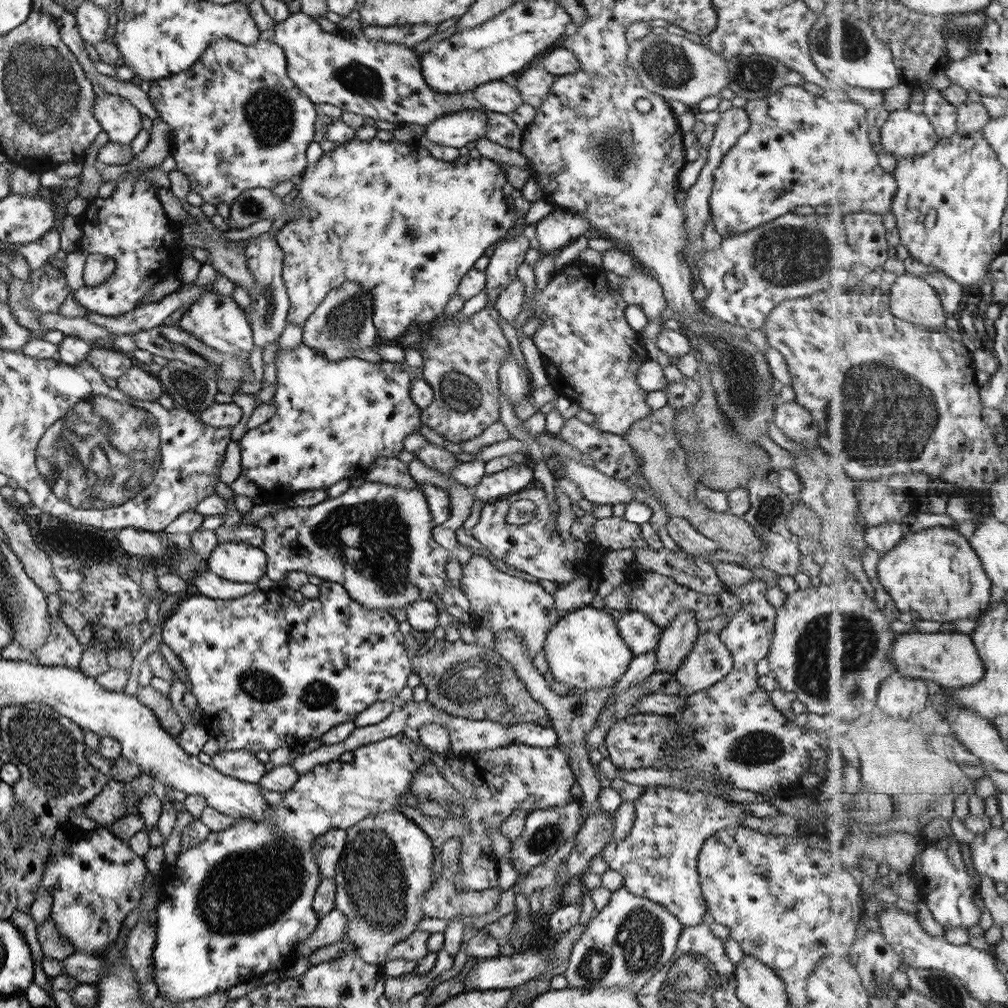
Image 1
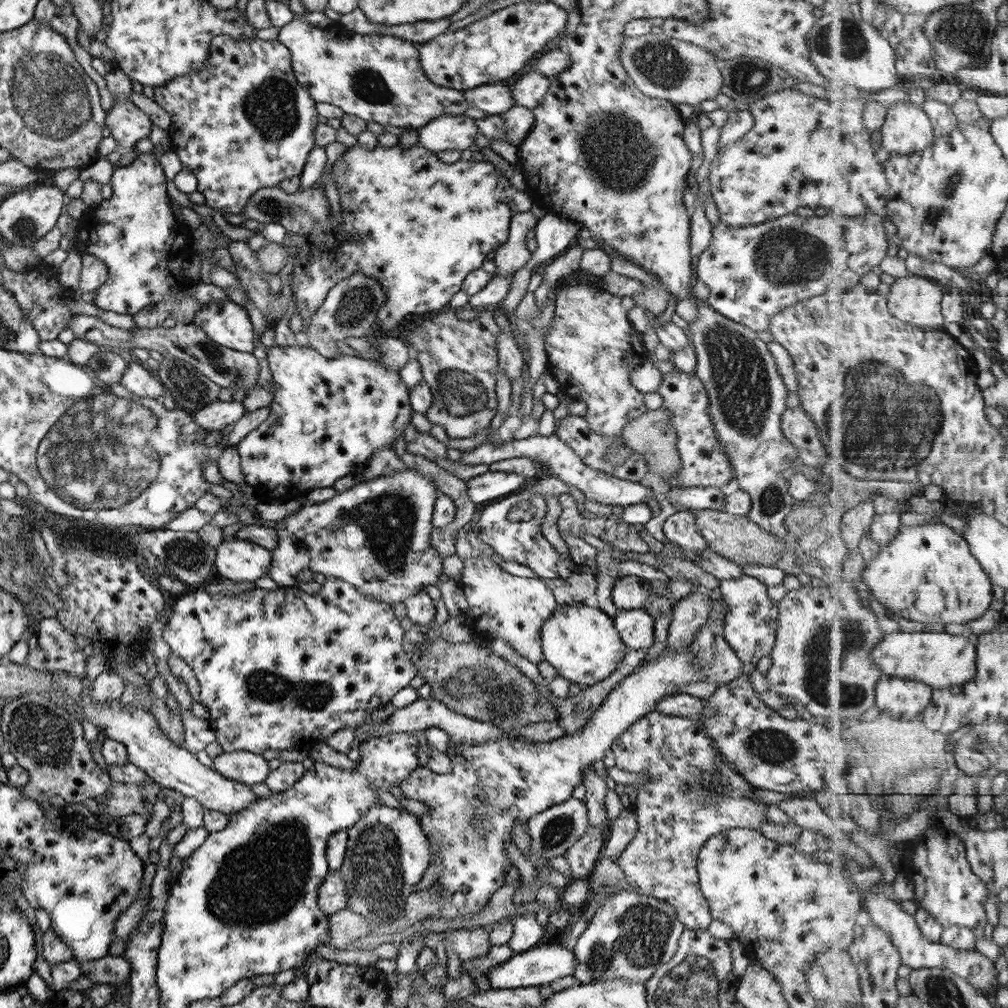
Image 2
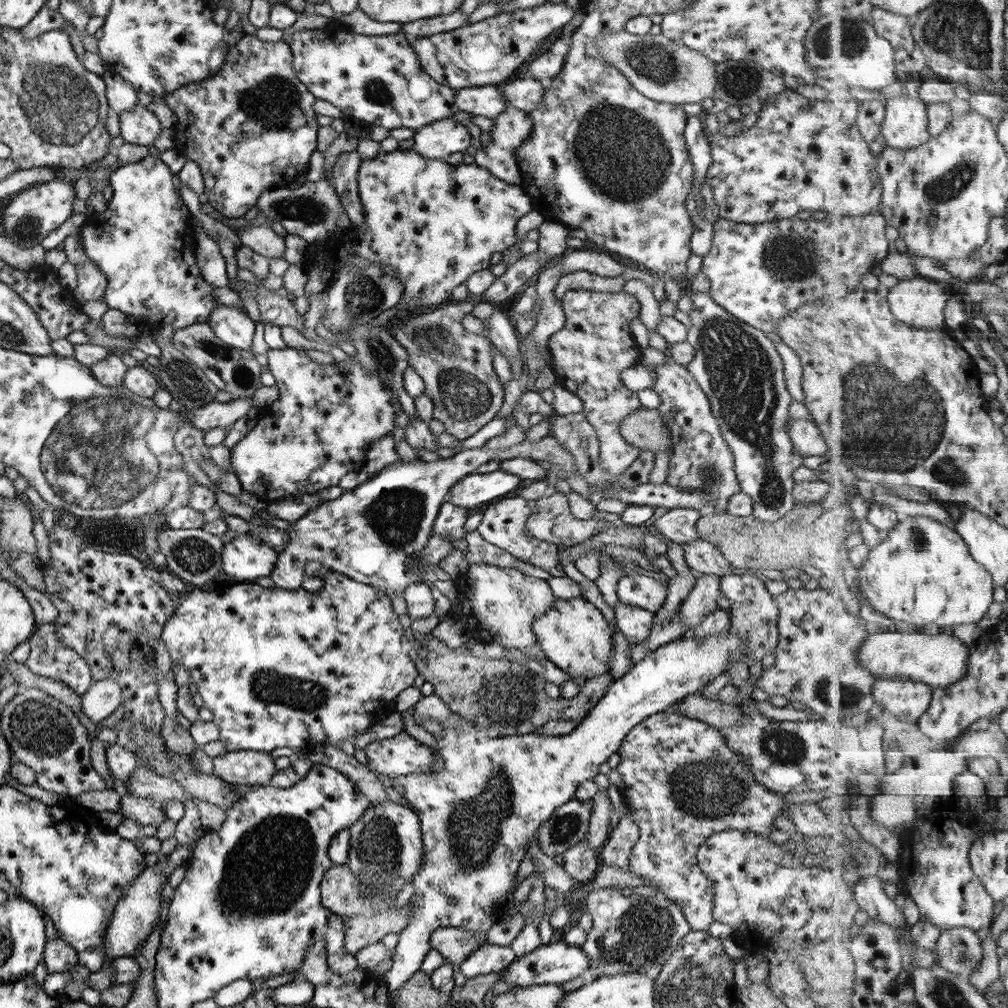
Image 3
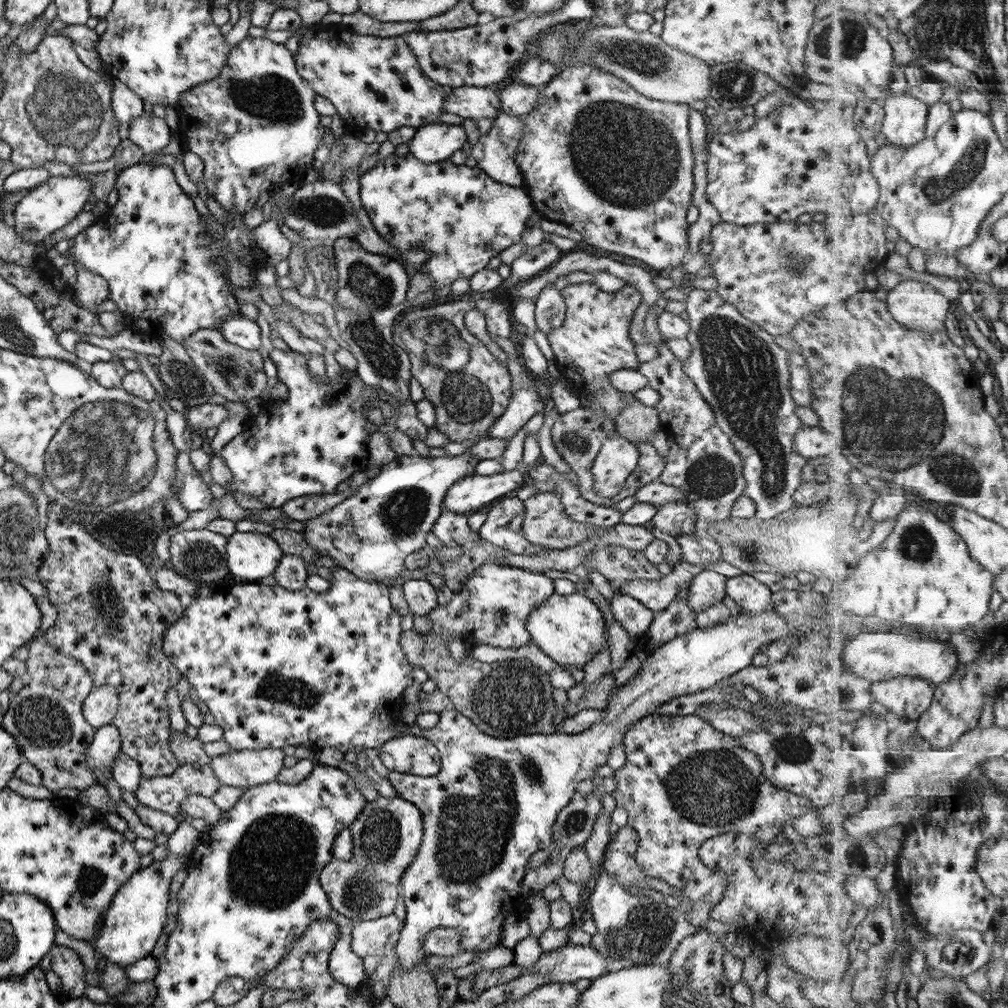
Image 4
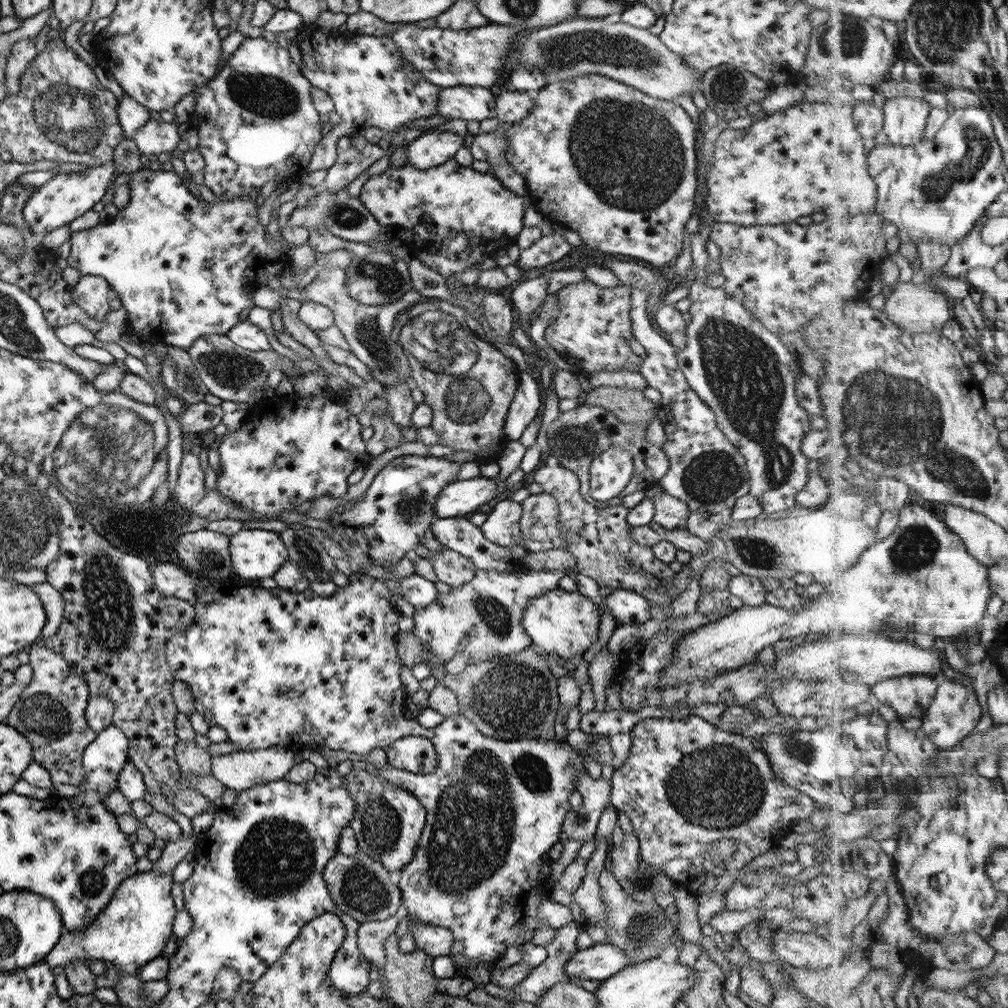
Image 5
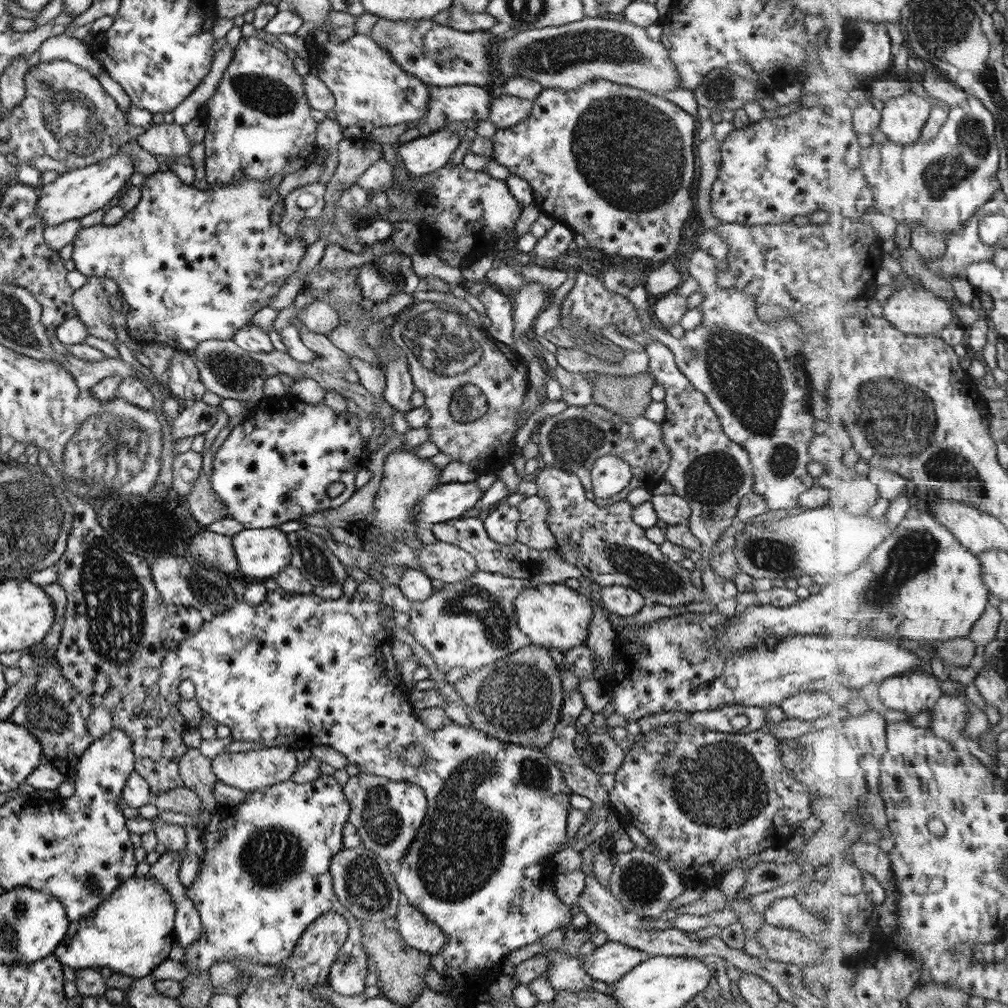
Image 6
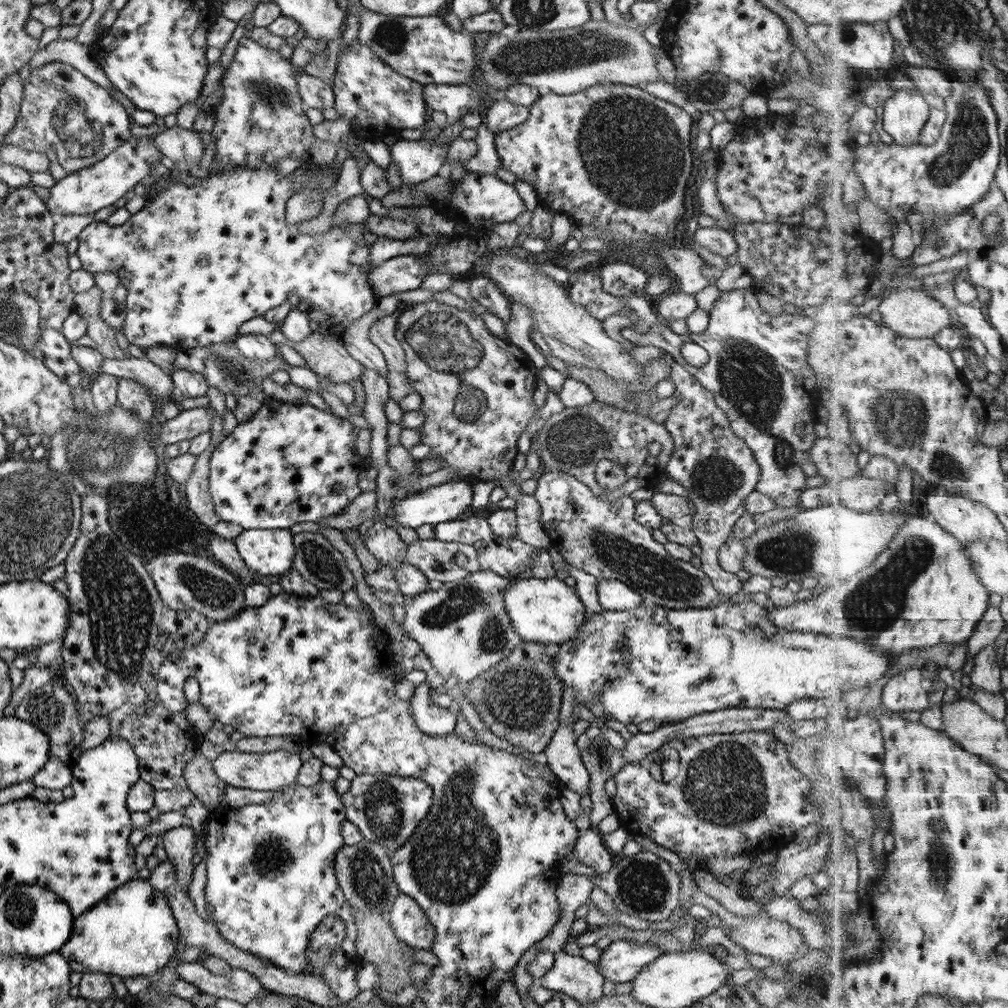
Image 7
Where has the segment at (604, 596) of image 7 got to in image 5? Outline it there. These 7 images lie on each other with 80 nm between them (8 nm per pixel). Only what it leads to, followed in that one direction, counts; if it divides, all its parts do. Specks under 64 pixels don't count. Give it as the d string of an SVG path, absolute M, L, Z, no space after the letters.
M610 590L605 606L613 618L623 625L641 624L648 619L650 605L641 594L629 590Z

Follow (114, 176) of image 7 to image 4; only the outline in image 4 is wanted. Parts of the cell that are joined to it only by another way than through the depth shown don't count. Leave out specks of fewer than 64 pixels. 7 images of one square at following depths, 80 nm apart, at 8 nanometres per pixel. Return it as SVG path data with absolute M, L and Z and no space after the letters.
M84 176L50 177L36 188L27 190L27 194L15 204L13 230L23 242L41 244L54 230L78 218L83 205L92 195L91 185Z

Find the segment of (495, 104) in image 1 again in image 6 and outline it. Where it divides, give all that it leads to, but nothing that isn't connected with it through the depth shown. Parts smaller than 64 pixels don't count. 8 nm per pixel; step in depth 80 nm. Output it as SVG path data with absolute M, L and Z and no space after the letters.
M429 85L428 90L427 124L431 130L448 122L464 122L486 120L490 95L486 87L475 85L458 85L457 87L436 87Z

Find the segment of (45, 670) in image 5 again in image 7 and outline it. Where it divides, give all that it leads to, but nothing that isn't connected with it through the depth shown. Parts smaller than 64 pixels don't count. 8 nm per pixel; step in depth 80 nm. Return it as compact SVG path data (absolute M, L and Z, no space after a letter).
M58 677L53 682L47 682L41 687L32 689L14 708L13 715L15 718L33 724L35 728L38 728L48 738L49 757L59 759L61 763L72 770L81 754L79 748L84 731L84 726L79 726L81 720L75 714L75 710L75 701L63 688L61 679Z

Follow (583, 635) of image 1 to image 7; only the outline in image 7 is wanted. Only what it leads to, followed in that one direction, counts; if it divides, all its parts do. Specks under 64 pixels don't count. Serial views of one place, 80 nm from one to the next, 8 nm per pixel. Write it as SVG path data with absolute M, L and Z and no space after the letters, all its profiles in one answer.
M528 578L510 580L510 585L502 592L504 607L515 634L525 642L541 646L561 645L577 637L577 631L587 614L577 593L563 580L555 578Z

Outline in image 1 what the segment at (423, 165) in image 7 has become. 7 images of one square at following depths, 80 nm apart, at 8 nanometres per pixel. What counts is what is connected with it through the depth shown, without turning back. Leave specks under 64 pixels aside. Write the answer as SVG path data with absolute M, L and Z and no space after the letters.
M479 107L438 116L426 125L423 138L433 144L459 149L484 137L487 118Z

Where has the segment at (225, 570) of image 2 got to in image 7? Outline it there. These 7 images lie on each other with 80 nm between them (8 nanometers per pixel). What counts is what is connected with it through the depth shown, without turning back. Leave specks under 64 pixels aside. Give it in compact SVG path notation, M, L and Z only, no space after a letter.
M243 529L231 540L251 572L283 574L293 564L295 548L289 529Z

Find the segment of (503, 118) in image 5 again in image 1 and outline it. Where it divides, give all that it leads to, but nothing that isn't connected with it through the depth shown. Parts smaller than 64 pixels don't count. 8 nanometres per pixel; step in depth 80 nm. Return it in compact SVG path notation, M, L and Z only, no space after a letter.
M541 65L526 69L516 80L512 80L522 102L539 106L550 91L554 75L548 73Z

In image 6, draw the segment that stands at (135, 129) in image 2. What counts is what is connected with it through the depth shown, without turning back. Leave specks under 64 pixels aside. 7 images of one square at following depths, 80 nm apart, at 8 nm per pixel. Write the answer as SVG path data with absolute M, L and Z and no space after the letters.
M151 123L136 138L136 144L151 155L166 158L187 155L192 144L183 133L182 127L175 123Z

